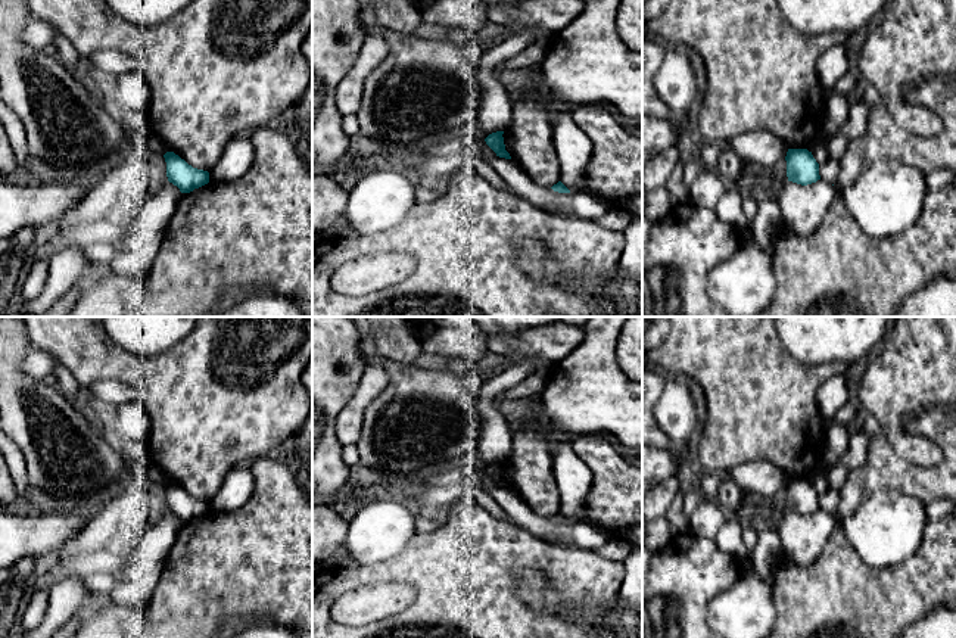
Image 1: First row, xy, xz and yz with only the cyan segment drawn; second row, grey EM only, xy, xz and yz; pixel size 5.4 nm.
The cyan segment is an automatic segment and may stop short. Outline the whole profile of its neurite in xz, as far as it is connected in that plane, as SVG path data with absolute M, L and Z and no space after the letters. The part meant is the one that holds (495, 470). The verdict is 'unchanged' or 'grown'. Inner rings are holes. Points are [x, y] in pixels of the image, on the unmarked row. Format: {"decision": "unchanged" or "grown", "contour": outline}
{"decision": "unchanged", "contour": "M496 461L489 464L485 472L499 488L511 489L510 483L505 480L504 461Z"}

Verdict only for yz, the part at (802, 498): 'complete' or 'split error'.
complete

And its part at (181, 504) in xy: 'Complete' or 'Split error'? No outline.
Complete

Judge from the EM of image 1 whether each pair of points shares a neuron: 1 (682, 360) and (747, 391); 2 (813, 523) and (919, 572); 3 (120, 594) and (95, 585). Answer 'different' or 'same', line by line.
1: same
2: different
3: different

